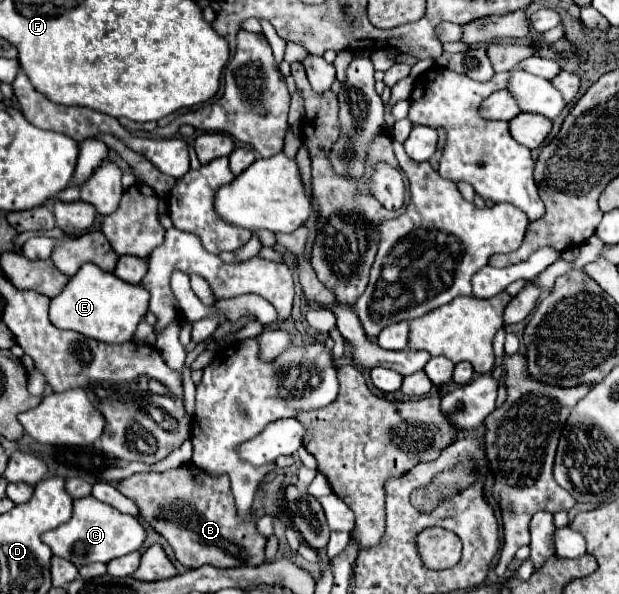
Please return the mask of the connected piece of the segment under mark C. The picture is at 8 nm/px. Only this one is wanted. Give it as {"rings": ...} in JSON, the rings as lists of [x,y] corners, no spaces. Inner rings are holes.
{"rings":[[[93,496],[77,498],[73,502],[73,518],[55,530],[41,534],[41,540],[53,550],[55,556],[73,562],[75,566],[83,566],[89,562],[109,562],[113,558],[135,552],[145,542],[147,532],[135,516],[121,514],[117,508],[111,508]]]}

